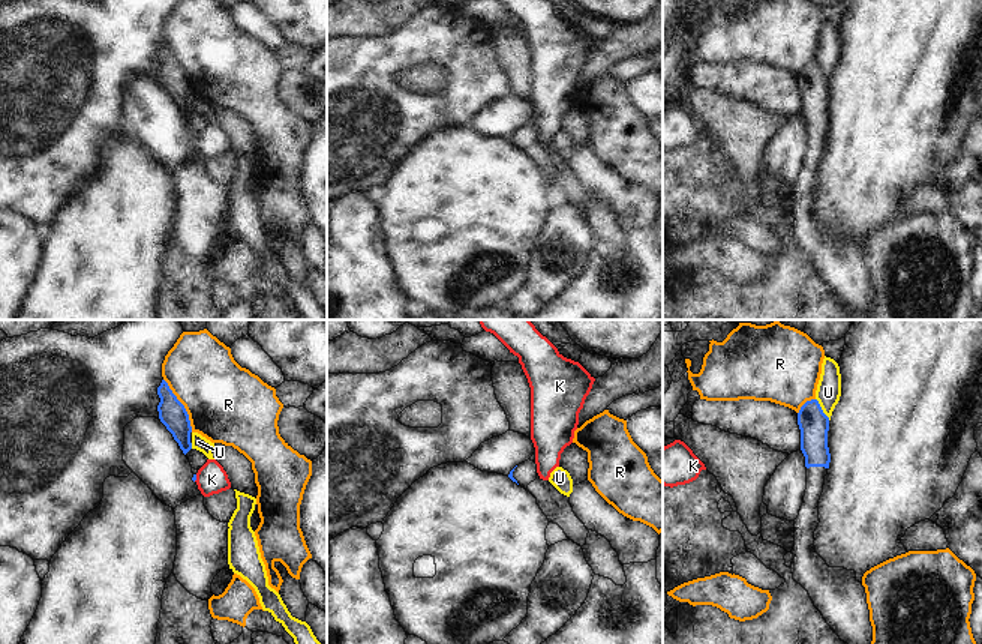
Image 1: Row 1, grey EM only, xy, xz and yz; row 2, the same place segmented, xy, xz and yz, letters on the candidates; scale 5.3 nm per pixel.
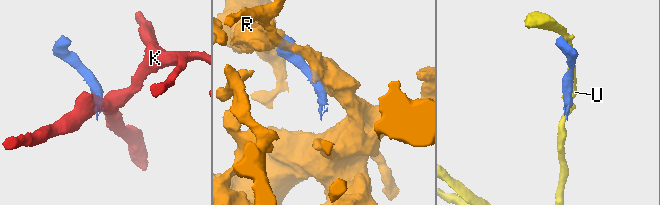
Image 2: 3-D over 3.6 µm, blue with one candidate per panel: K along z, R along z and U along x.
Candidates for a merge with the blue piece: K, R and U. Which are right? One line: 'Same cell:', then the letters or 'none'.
Same cell: none

